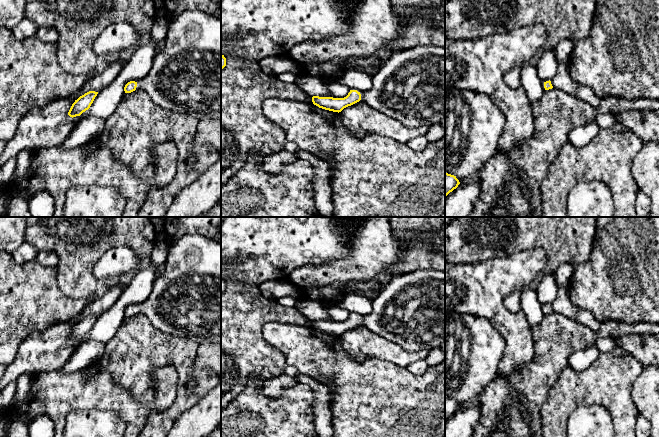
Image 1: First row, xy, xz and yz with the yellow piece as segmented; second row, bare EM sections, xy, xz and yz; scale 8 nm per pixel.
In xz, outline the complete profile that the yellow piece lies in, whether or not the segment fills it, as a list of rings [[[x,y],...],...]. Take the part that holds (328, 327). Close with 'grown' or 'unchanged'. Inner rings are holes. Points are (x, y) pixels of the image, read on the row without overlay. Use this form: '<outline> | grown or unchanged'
[[[398,272],[372,300],[371,313],[361,317],[350,314],[344,322],[312,321],[314,329],[338,337],[360,324],[409,352],[439,349],[445,342],[445,272]]] | grown

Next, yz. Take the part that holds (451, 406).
[[[445,397],[445,421],[460,408],[456,400]]] | unchanged

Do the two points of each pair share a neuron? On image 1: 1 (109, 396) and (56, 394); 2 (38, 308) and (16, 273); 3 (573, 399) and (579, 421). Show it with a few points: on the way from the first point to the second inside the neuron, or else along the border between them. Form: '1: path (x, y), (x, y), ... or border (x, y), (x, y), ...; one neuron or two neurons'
1: path (96, 394), (69, 394); one neuron
2: path (29, 299), (16, 286), (16, 282); one neuron
3: border (599, 405), (579, 407), (570, 416), (566, 426); two neurons

